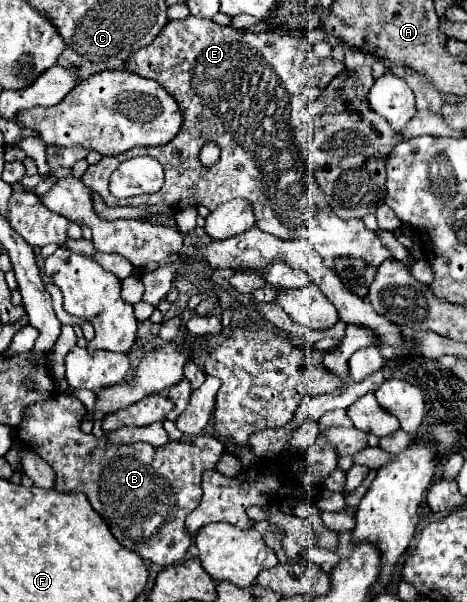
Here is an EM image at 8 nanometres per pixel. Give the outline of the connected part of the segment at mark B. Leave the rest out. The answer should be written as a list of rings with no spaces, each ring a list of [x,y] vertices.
[[[59,393],[47,401],[35,403],[23,411],[23,421],[17,427],[17,439],[33,449],[41,459],[45,459],[55,471],[55,489],[59,493],[85,493],[91,501],[93,509],[107,521],[111,533],[117,541],[139,553],[147,563],[155,563],[159,567],[169,567],[185,559],[187,549],[191,545],[191,537],[185,531],[185,517],[199,505],[201,501],[201,475],[207,469],[213,469],[215,463],[223,455],[223,443],[211,435],[189,437],[183,441],[167,443],[163,447],[153,445],[127,445],[127,447],[111,447],[105,437],[97,439],[95,435],[85,435],[81,431],[79,419],[87,413],[85,405],[71,395]]]

